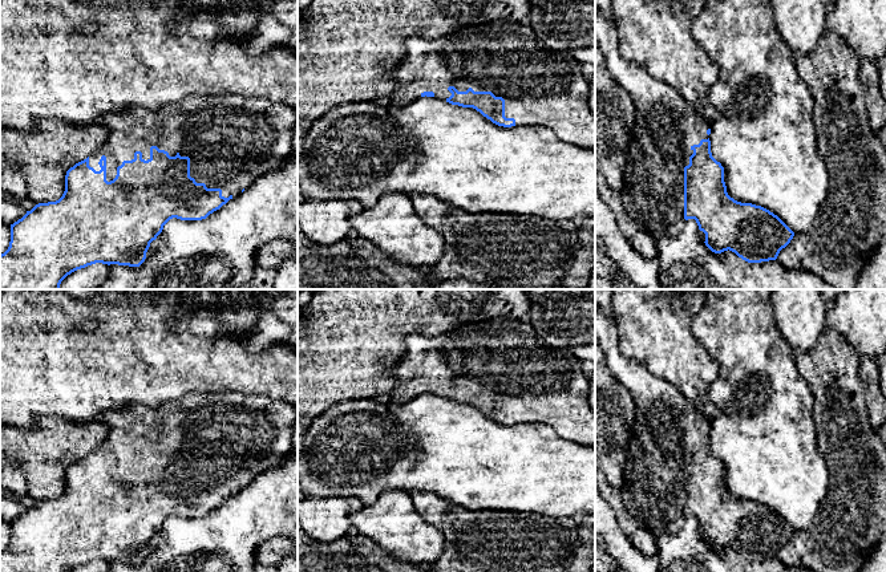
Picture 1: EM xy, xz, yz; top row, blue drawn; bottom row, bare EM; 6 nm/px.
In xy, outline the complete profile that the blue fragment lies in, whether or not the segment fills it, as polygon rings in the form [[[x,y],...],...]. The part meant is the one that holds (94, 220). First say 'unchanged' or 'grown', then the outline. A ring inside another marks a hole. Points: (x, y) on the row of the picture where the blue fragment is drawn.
grown; [[[189,96],[177,104],[157,110],[129,107],[125,111],[108,113],[100,121],[108,129],[108,138],[84,161],[66,171],[65,191],[56,202],[39,203],[31,211],[11,224],[11,242],[8,250],[0,255],[0,289],[60,289],[61,281],[72,272],[88,265],[118,264],[139,267],[150,243],[162,232],[163,226],[173,218],[181,220],[202,220],[219,210],[230,199],[238,196],[252,182],[275,169],[279,169],[292,155],[292,133],[298,125],[298,109],[266,98],[246,98],[242,96]]]

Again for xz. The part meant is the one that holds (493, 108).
grown; [[[487,21],[436,40],[410,37],[393,77],[396,90],[373,104],[404,106],[420,97],[436,97],[452,105],[473,107],[498,126],[545,126],[565,142],[595,149],[588,69],[569,52],[543,44],[526,21]]]

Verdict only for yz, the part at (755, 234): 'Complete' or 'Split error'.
Split error

